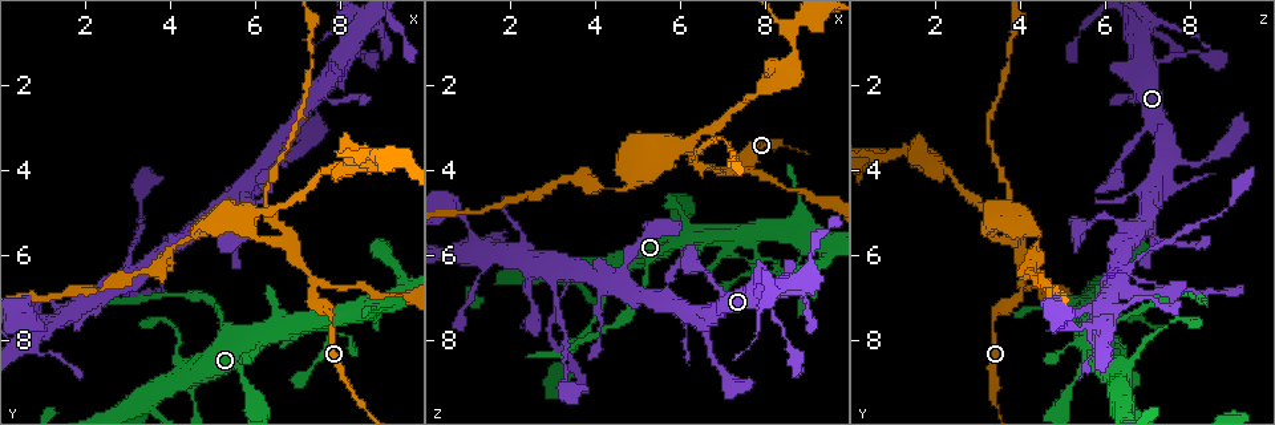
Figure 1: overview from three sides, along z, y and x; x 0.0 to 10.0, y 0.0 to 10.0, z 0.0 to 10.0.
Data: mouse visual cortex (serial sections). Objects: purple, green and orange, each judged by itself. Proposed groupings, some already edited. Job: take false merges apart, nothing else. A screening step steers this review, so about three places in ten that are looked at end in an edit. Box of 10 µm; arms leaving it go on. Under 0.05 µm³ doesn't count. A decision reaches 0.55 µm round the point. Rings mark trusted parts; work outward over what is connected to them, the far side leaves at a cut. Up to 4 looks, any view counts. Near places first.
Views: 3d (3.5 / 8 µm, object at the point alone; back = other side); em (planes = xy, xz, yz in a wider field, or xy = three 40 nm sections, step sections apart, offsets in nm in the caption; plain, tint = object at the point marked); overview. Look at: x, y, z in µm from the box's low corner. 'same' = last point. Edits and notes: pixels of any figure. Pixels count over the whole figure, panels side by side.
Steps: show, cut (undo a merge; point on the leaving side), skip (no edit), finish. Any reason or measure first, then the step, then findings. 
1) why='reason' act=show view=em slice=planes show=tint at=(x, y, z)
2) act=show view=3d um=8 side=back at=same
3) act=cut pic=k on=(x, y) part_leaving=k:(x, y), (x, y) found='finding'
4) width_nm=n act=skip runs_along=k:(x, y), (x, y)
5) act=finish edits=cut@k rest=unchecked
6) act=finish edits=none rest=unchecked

why='thin arm on a thick one' act=show view=3d um=3.5 at=(4.20, 8.80, 6.50)

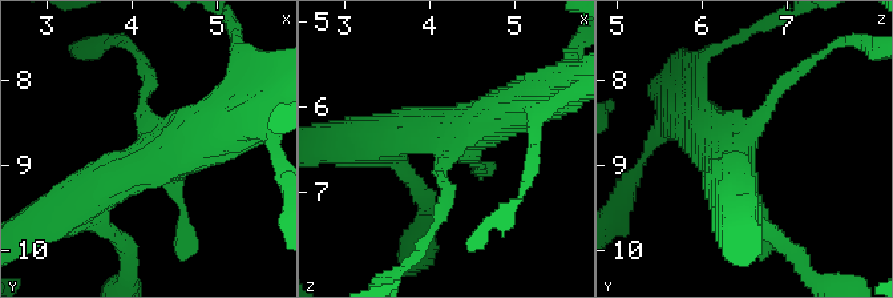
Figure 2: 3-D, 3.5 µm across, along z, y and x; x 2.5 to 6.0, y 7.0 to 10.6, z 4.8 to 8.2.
arms=4 arm_widths_nm=100,150,450,600 why='shape alone is not enough' act=show view=em slice=xy step=2 show=tint at=(4.25, 8.75, 6.50)

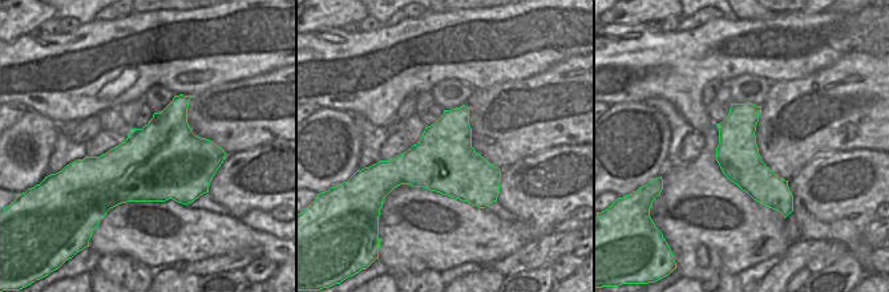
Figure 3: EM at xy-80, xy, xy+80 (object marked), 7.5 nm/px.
act=skip runs_along=2:(242, 121), (83, 198) found='all the same cell'

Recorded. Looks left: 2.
why='four arms meet' act=show view=3d um=8 at=(3.40, 6.45, 6.25)

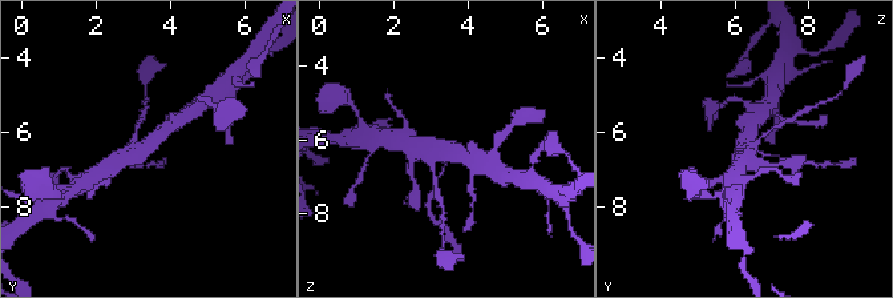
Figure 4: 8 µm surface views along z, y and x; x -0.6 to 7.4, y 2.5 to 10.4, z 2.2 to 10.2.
arms=4 arm_widths_nm=100,150,350,400 why='now the EM' act=show view=em slice=xy step=5 show=tint at=same

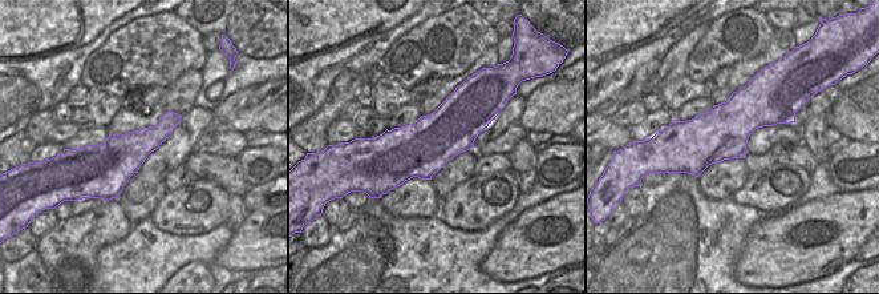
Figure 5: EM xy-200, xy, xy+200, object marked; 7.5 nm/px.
act=skip runs_along=4:(174, 124), (146, 149), (112, 162) found='one cell here'

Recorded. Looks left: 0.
act=finish edits=none rest=unchecked

